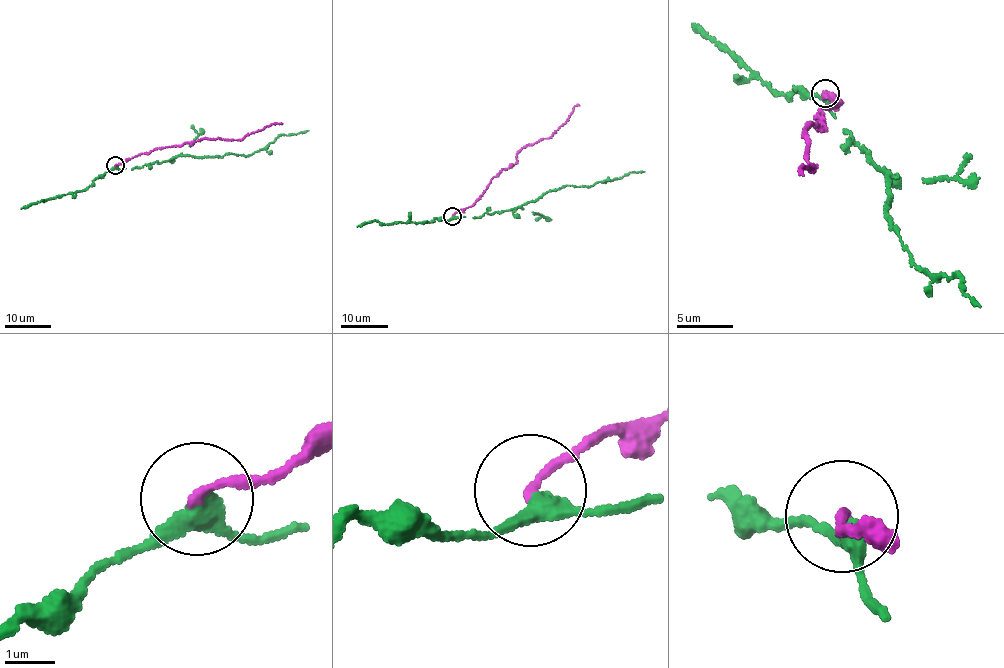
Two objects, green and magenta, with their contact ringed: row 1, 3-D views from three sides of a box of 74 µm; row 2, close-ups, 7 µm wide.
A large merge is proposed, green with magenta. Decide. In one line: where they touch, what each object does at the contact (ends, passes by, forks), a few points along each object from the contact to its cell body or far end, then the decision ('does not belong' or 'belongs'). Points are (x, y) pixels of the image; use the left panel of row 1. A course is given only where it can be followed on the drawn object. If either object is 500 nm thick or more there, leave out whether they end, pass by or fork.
at (115, 165); green passes by; magenta ends there; green runs (115, 165), (120, 169), (136, 167), (182, 155), (249, 155), (267, 149), (279, 135), (308, 130); magenta runs (115, 165), (159, 148), (204, 138), (241, 139), (282, 123); does not belong

